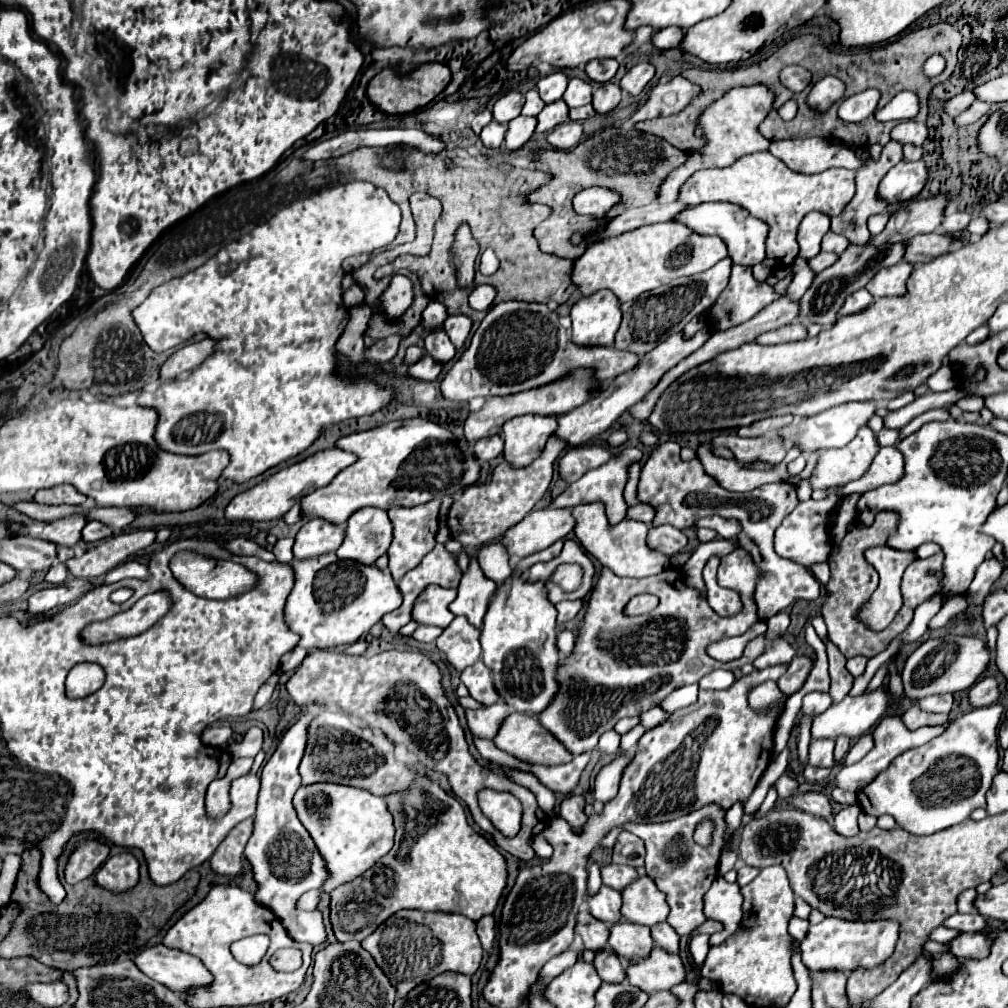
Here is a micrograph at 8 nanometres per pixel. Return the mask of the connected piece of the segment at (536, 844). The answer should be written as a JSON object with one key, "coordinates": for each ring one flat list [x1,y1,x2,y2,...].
{"coordinates":[[536,837,532,841,532,847,534,847,534,853,540,857,540,859,548,859,552,855,552,847,546,843,544,837]]}

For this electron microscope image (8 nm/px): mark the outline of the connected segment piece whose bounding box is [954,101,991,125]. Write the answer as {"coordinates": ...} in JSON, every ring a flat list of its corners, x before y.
{"coordinates":[[974,101,966,111,962,111,962,115,954,117,954,125,970,125,970,123,978,121,982,115,990,110,990,107,990,103]]}

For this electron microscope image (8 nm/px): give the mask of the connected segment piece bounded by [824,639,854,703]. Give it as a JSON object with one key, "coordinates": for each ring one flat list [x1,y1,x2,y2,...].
{"coordinates":[[824,639,824,645,826,645,826,651,828,651,828,661,830,661,830,679,832,679,830,697,832,697,834,703,838,703,852,689,854,677,844,667,846,665,846,657,838,651,838,647,834,643,830,643,830,639]]}

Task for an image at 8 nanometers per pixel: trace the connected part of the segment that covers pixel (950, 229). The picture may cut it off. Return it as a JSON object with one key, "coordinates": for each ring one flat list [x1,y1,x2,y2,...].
{"coordinates":[[966,211,946,213,944,221,942,221,942,229,944,229,944,233,952,235,952,233,958,233,958,231,964,231,966,225,968,225,968,221,970,221,970,215]]}

